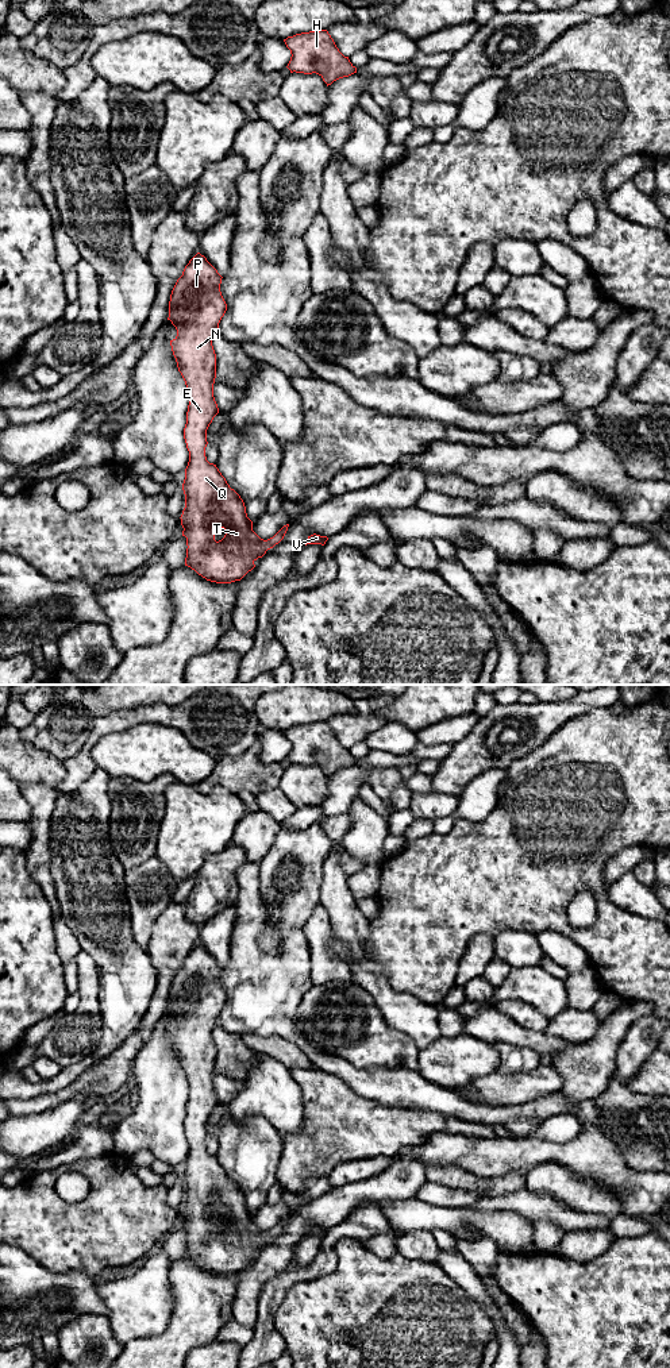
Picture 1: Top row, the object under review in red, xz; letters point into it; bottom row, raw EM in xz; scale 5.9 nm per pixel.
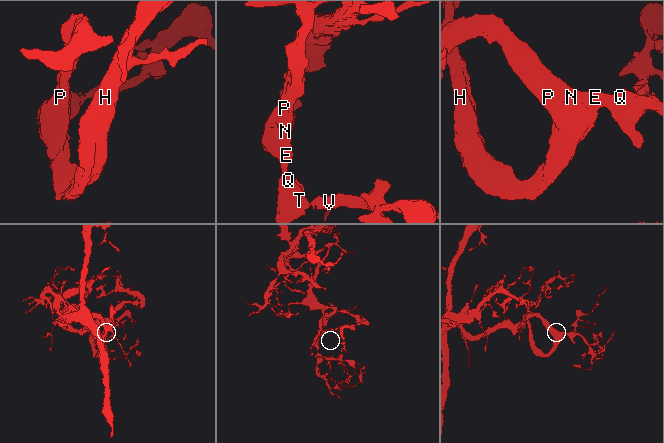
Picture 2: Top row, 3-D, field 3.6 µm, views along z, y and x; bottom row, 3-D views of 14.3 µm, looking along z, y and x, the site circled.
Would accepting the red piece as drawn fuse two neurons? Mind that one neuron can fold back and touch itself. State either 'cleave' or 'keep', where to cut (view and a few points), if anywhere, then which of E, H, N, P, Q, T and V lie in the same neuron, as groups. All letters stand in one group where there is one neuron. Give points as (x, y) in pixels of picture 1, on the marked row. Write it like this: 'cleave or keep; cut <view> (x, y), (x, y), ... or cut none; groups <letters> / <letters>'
keep; cut none; groups E H N P Q T V

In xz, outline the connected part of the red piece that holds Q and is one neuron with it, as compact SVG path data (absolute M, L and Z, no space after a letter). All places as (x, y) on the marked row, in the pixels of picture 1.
M197 253L185 266L172 290L168 320L177 330L177 336L170 340L170 346L189 393L184 428L189 462L182 483L185 508L180 517L184 528L182 536L186 537L188 546L185 566L207 581L231 583L240 581L255 567L254 562L258 558L262 558L267 550L284 539L289 524L284 525L273 537L261 539L253 531L253 521L247 517L240 496L230 488L216 465L209 463L205 456L207 429L219 413L213 397L216 354L212 340L219 334L219 323L227 311L227 304L220 292L222 278L207 258Z

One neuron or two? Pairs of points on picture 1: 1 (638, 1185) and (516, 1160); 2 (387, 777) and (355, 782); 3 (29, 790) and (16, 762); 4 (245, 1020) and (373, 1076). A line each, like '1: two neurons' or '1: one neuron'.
1: one neuron
2: one neuron
3: two neurons
4: one neuron

